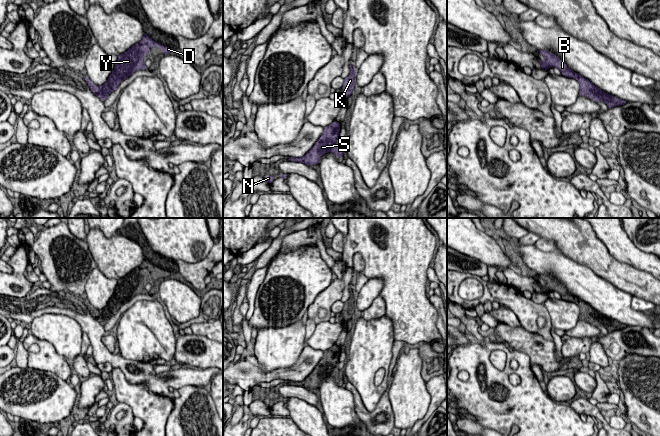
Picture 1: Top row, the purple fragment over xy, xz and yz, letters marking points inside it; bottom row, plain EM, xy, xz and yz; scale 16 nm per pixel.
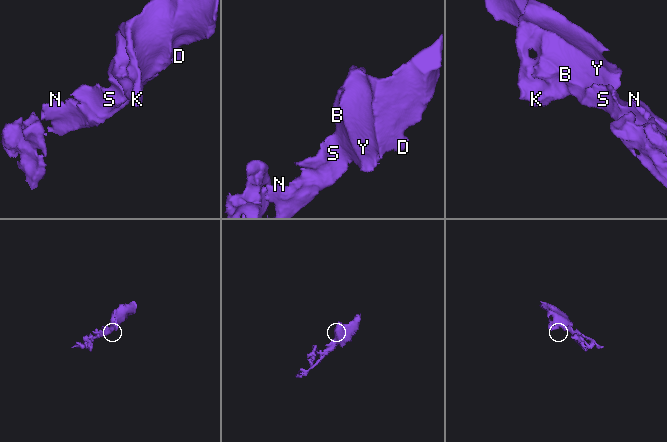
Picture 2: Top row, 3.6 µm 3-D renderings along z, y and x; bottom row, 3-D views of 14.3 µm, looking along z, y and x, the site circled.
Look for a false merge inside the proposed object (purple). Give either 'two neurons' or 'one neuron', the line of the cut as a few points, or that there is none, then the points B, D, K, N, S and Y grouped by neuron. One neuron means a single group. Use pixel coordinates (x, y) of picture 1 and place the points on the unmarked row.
one neuron | no cut | B D K N S Y

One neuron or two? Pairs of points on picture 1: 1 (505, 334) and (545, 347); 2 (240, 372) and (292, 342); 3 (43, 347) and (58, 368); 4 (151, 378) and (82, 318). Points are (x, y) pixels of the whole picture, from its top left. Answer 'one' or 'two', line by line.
1: one
2: two
3: one
4: one

